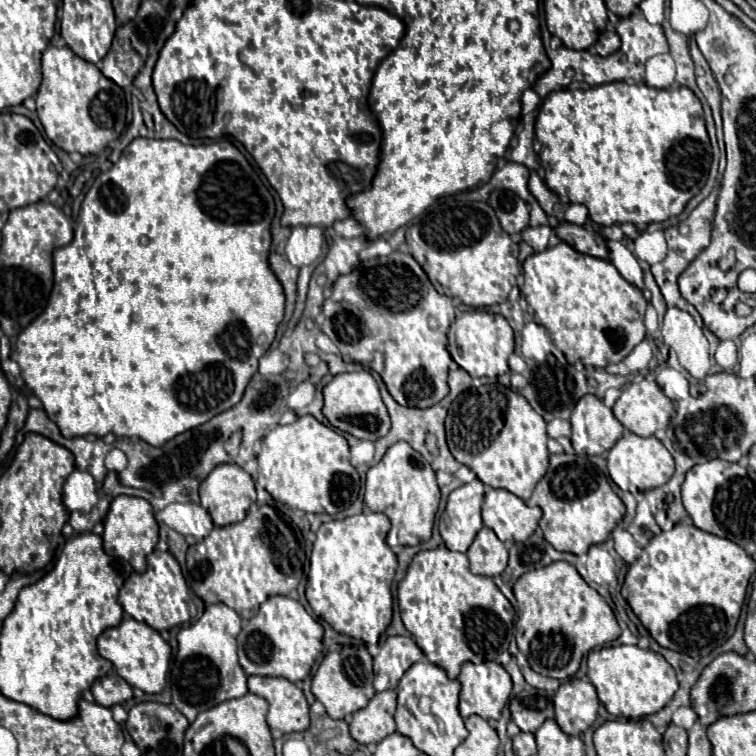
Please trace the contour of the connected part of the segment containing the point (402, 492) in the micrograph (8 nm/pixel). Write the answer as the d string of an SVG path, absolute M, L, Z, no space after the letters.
M396 442L388 448L384 458L368 470L364 502L372 512L382 512L390 518L391 528L386 542L391 548L399 545L418 546L430 540L440 506L436 474L428 460L424 460L424 456L420 456L420 452L416 452L408 442Z

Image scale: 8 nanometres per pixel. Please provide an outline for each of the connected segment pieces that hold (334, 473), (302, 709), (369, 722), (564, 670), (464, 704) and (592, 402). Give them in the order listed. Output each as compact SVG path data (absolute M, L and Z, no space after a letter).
M300 416L294 424L276 426L262 440L258 454L260 474L266 478L268 494L278 502L316 514L336 514L358 498L360 476L350 464L348 442L336 430L320 424L314 416Z
M250 676L248 690L268 700L268 726L282 734L304 732L310 726L310 710L302 690L286 678Z
M394 690L376 692L366 708L354 712L354 720L350 722L352 738L360 744L378 744L382 738L396 732L394 710L396 692Z
M568 562L526 572L516 580L514 596L518 602L516 642L536 674L568 680L586 652L616 640L622 632L608 602Z
M498 662L462 664L458 680L462 684L460 692L462 718L468 718L472 714L478 714L486 720L500 718L502 708L510 700L512 680L510 674Z
M584 396L572 412L572 446L578 454L604 454L622 436L624 426L596 396Z

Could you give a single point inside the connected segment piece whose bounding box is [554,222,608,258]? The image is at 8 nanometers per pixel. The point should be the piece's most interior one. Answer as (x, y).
(585, 241)

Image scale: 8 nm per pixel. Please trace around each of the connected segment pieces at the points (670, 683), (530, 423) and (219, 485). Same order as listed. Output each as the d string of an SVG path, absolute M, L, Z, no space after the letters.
M638 646L596 648L588 654L588 678L598 690L600 702L614 716L639 720L662 710L678 690L674 668L662 654Z
M486 384L462 392L446 416L446 438L452 456L476 472L490 488L504 488L528 500L538 480L548 470L548 434L544 418L524 400L502 384Z
M220 464L200 484L200 500L216 526L240 522L256 500L254 480L236 464Z

